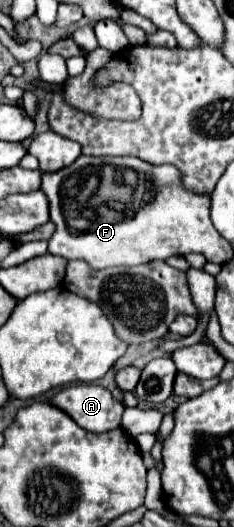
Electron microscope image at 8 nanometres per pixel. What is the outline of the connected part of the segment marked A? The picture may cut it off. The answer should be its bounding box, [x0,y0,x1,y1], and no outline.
[49,384,125,432]

